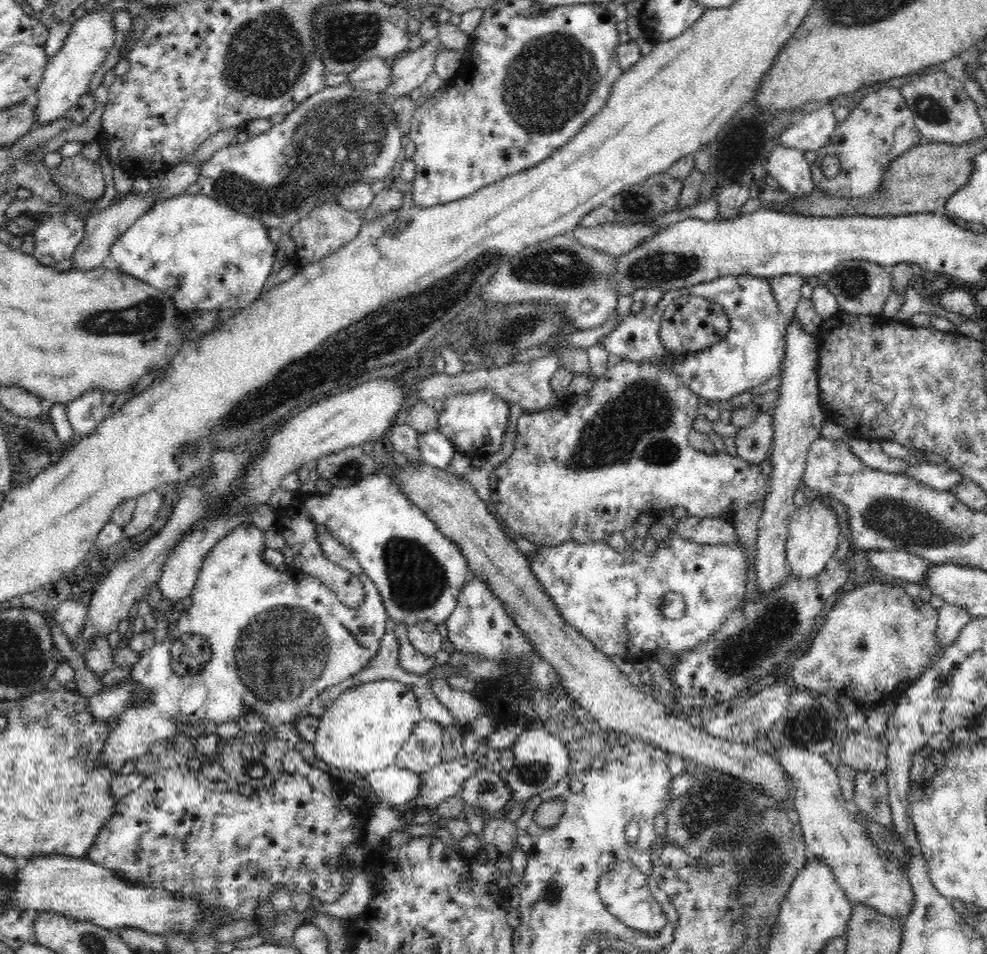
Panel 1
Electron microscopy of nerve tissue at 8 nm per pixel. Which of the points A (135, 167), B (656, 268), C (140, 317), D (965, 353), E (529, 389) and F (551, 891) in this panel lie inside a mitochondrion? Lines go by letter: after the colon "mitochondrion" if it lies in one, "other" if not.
A: other
B: mitochondrion
C: mitochondrion
D: other
E: other
F: mitochondrion

